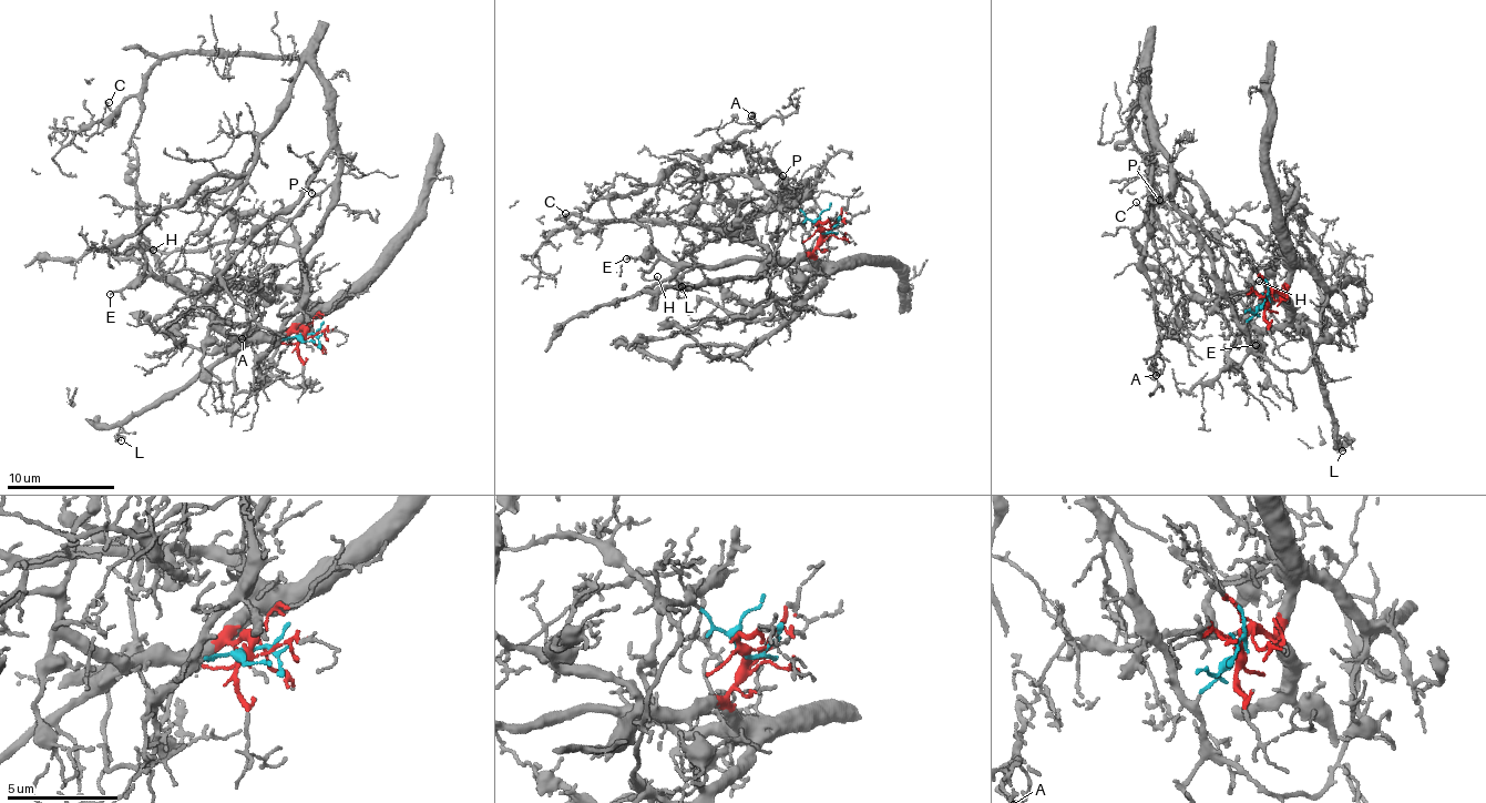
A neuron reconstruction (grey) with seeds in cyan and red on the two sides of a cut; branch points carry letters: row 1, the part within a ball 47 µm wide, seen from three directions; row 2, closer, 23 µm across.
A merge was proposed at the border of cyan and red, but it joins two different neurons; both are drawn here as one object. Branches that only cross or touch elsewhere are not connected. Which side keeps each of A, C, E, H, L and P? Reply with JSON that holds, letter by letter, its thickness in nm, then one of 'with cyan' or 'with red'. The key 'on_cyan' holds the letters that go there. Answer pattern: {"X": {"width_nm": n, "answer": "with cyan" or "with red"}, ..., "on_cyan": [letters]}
{"A": {"width_nm": 100, "answer": "with cyan"}, "C": {"width_nm": 100, "answer": "with cyan"}, "E": {"width_nm": 100, "answer": "with red"}, "H": {"width_nm": 120, "answer": "with red"}, "L": {"width_nm": 130, "answer": "with red"}, "P": {"width_nm": 100, "answer": "with cyan"}, "on_cyan": ["A", "C", "P"]}

